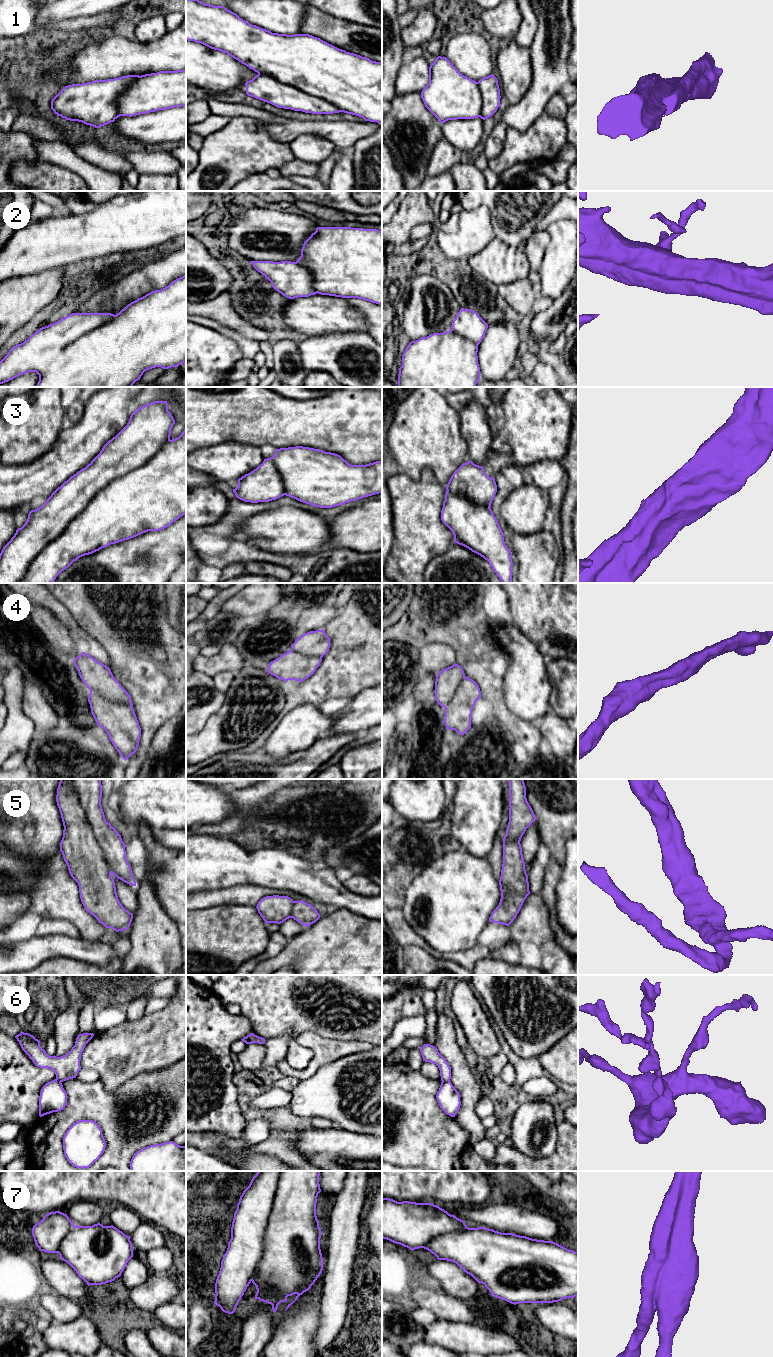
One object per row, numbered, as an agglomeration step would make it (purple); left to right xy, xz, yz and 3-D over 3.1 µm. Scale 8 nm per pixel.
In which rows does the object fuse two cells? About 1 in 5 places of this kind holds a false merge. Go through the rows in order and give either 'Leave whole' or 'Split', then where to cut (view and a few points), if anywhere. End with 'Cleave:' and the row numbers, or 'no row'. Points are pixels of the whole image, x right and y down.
1: Leave whole. No split
2: Leave whole. No split
3: Leave whole. No split
4: Leave whole. No split
5: Leave whole. No split
6: Split. Split along xz (255, 1035), (257, 1042)
7: Split. Split along xz (281, 1171), (266, 1226), (263, 1251), (250, 1280)
Cleave: 6, 7

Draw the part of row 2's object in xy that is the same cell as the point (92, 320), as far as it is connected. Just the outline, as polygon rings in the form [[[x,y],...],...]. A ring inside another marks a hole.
[[[186,275],[174,280],[161,290],[152,291],[128,304],[116,315],[111,313],[72,313],[59,321],[40,328],[23,343],[12,347],[0,361],[0,384],[27,372],[36,372],[39,381],[36,387],[132,387],[143,373],[155,367],[168,369],[178,367],[186,361]]]

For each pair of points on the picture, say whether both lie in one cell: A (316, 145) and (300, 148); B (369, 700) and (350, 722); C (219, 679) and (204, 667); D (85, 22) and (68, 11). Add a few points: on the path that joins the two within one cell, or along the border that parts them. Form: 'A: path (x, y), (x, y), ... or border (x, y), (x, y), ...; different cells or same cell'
A: path (312, 148), (304, 148); same cell
B: path (367, 705), (355, 717); same cell
C: border (232, 671), (220, 671), (212, 676); different cells
D: border (101, 12), (95, 15), (67, 18), (55, 22); different cells

